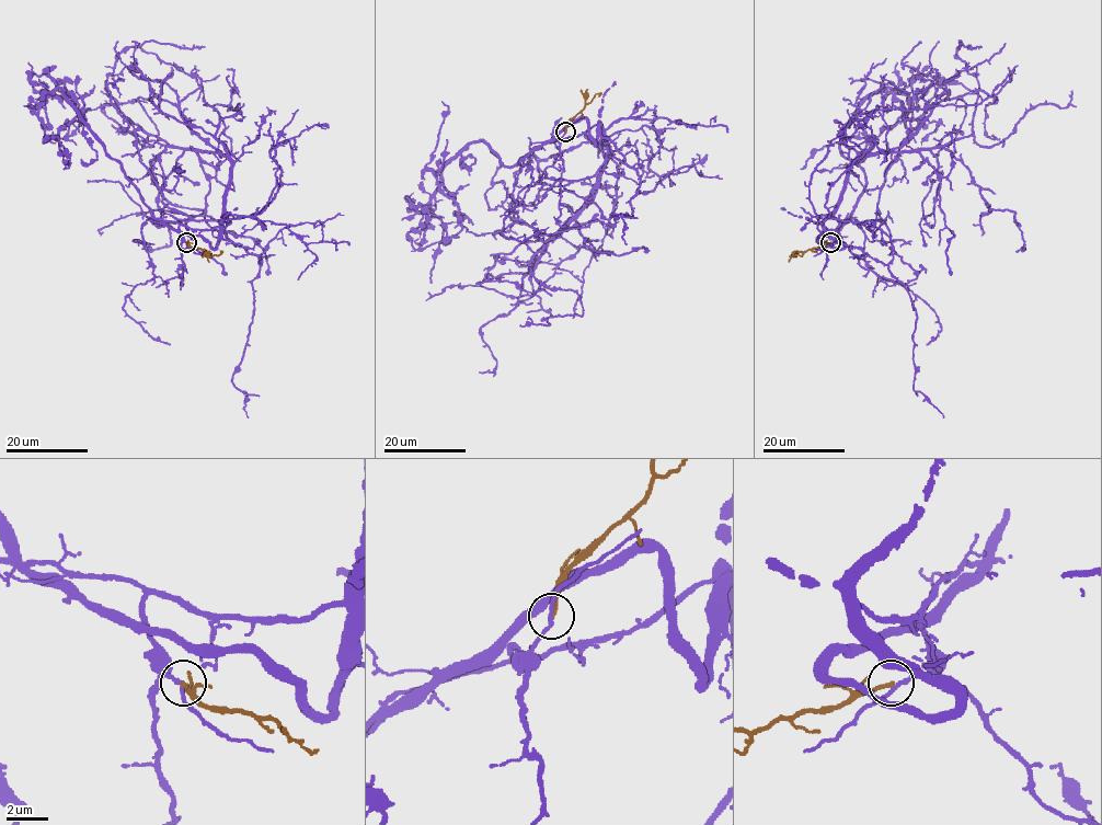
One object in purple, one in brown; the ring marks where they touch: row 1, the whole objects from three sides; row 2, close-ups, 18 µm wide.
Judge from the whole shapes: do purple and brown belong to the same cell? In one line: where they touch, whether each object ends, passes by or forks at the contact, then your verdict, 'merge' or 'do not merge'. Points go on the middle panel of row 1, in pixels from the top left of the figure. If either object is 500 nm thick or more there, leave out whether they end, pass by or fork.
(565, 132) | purple passes by | brown ends | do not merge

